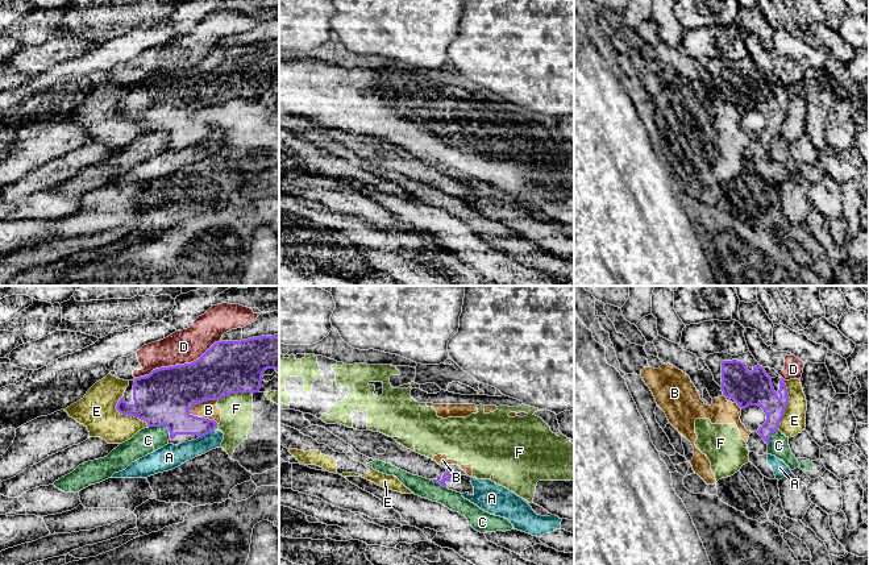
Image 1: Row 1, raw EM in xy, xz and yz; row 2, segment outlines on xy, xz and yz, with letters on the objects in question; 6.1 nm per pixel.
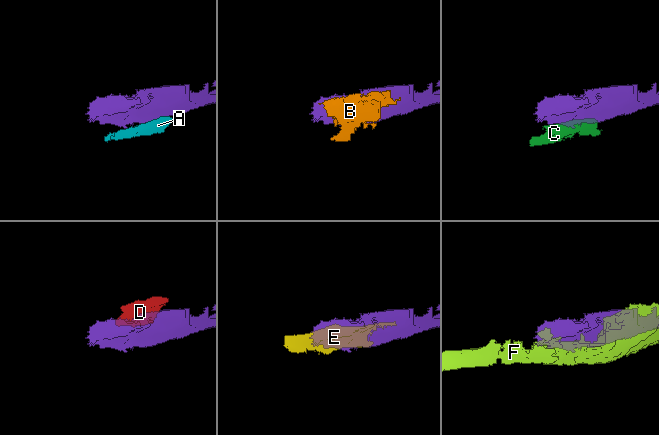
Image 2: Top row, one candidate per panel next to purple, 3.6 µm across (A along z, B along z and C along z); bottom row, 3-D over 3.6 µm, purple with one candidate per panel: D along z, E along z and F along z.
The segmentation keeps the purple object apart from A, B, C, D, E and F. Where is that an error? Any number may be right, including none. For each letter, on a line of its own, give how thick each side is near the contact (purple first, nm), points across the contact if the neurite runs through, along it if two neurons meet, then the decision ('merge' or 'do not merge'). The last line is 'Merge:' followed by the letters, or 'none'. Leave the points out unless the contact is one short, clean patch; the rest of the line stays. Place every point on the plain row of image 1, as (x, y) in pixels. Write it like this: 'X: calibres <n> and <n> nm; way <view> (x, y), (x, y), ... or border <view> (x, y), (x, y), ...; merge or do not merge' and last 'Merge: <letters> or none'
A: calibres 200 and 150 nm; border xy (213, 134), (199, 142); do not merge
B: calibres 320 and 110 nm; do not merge
C: calibres 340 and 160 nm; do not merge
D: calibres 340 and 200 nm; do not merge
E: calibres 340 and 240 nm; do not merge
F: calibres 320 and 190 nm; do not merge
Merge: none

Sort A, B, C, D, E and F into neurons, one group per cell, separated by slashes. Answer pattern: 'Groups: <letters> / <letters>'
Groups: A / B F / C / D / E

